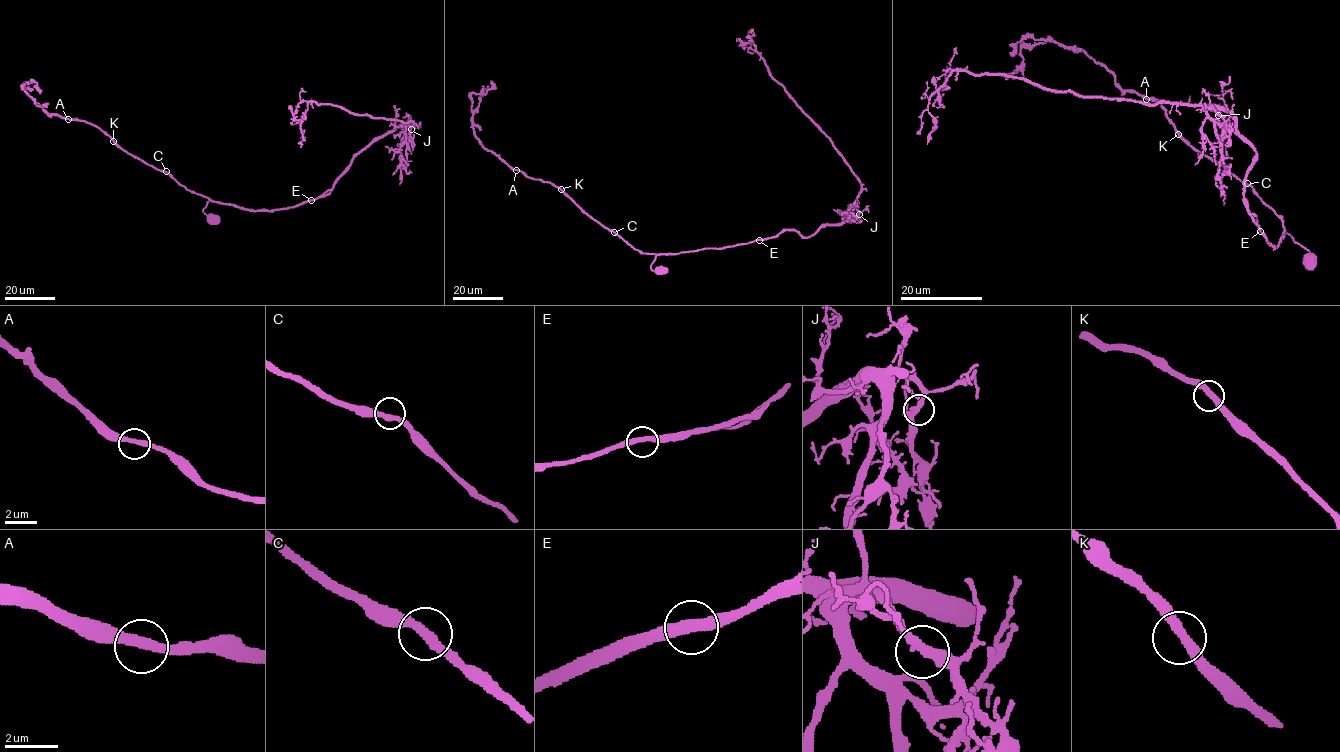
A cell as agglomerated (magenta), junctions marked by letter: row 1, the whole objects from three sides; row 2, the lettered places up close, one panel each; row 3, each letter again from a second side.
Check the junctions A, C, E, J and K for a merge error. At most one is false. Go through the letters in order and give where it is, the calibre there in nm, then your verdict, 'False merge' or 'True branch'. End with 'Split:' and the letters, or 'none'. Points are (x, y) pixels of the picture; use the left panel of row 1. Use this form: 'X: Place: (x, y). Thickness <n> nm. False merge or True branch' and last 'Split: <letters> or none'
A: Place: (68, 119). Thickness 340 nm. True branch
C: Place: (166, 171). Thickness 320 nm. True branch
E: Place: (311, 200). Thickness 360 nm. True branch
J: Place: (411, 129). Thickness 360 nm. True branch
K: Place: (113, 141). Thickness 360 nm. True branch
Split: none

